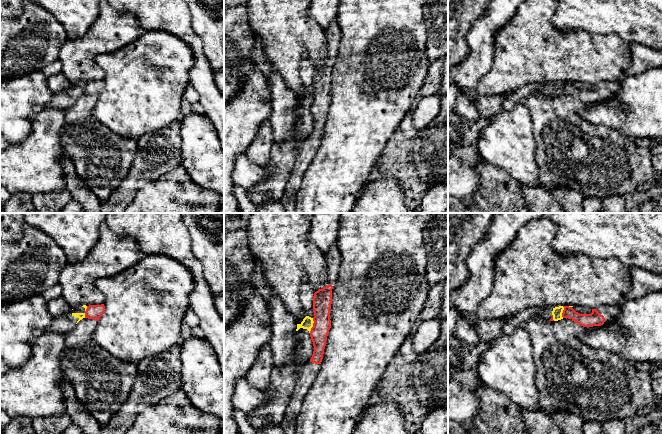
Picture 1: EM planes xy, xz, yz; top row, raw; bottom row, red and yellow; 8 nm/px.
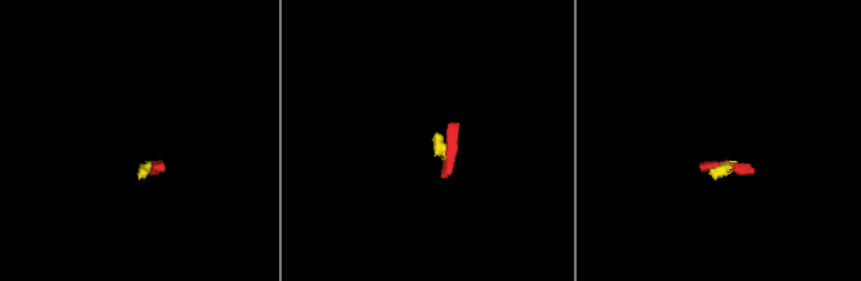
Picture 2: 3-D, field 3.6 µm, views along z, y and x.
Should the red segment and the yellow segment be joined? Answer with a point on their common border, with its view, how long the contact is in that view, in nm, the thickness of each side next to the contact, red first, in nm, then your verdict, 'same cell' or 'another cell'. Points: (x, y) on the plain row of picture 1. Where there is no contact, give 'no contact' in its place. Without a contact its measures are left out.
xz (313, 101) | 120 nm | 160/90 nm | another cell

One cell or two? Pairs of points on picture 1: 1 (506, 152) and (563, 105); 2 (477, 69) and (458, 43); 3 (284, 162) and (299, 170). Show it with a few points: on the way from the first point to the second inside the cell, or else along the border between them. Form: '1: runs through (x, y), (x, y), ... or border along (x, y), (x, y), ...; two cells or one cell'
1: border along (526, 107), (530, 113), (535, 153); two cells
2: border along (470, 31), (467, 36), (469, 52), (458, 64); two cells
3: border along (301, 146), (284, 189); two cells

